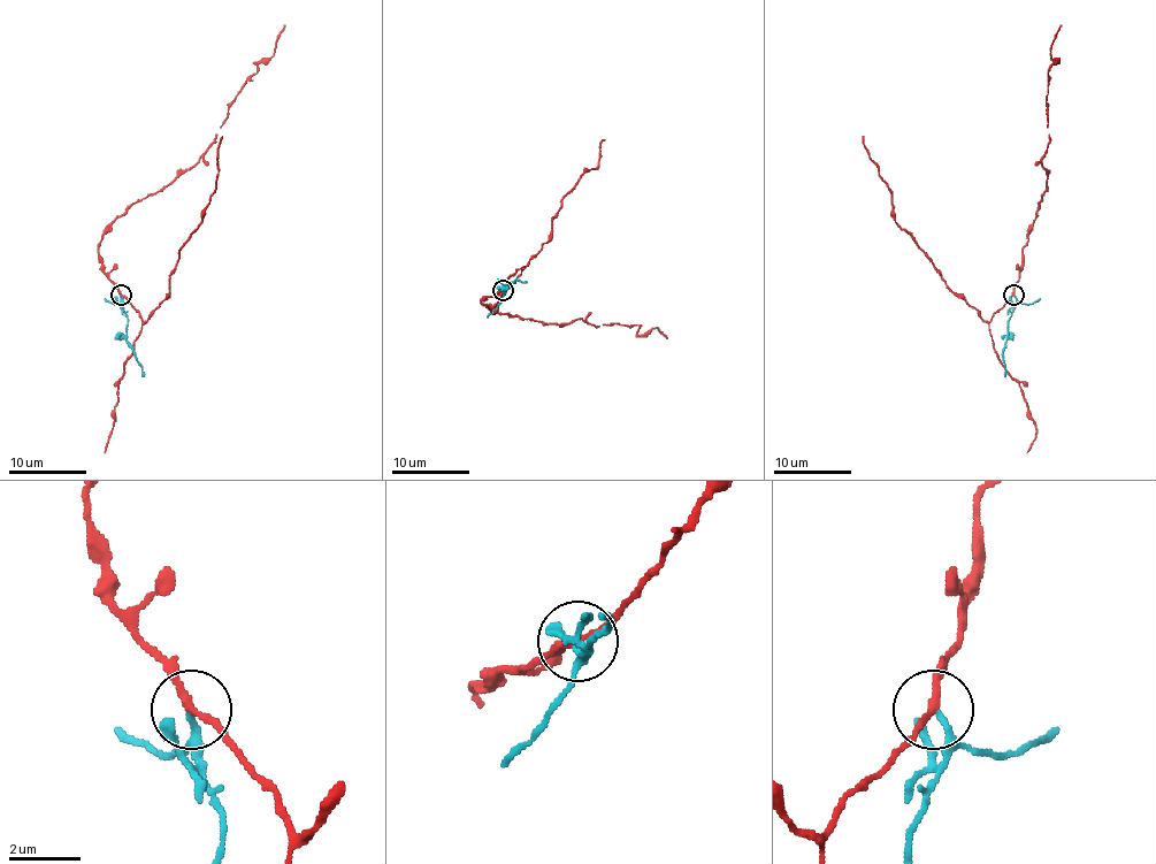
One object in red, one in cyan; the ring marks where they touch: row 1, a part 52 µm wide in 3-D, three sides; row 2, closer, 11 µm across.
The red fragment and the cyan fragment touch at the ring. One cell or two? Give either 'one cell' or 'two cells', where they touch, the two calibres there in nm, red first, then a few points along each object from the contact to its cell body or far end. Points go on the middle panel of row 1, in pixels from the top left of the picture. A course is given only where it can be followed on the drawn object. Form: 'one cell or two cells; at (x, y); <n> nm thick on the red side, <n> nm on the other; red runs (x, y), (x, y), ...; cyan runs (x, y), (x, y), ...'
two cells; at (503, 290); 190 nm thick on the red side, 120 nm on the other; red runs (503, 290), (481, 300), (500, 314), (545, 323), (640, 326), (640, 335), (657, 327), (667, 338); cyan runs (503, 290), (517, 281), (526, 281)

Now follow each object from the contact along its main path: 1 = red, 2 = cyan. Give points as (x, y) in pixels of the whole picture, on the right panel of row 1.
1: (1013, 293), (1027, 232), (1046, 190), (1042, 160), (1050, 142), (1048, 71), (1058, 62), (1050, 51), (1062, 25)
2: (1013, 293), (1016, 307), (1004, 352), (1004, 377)

